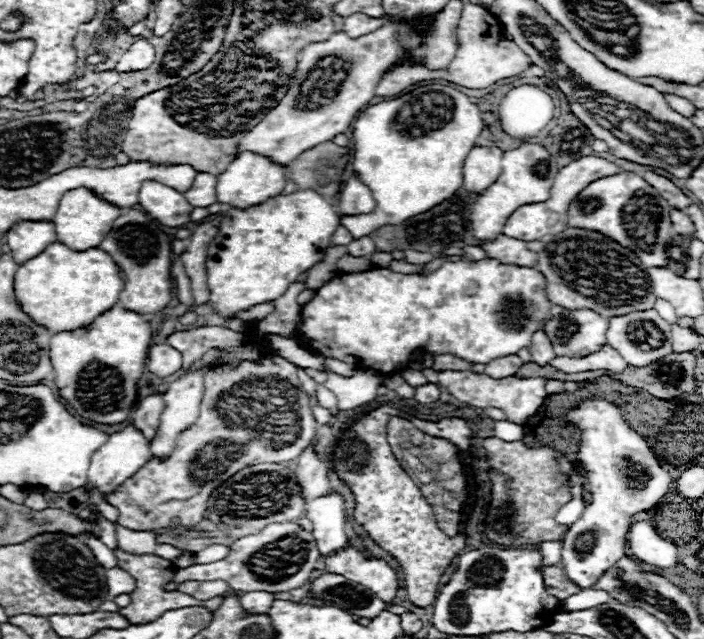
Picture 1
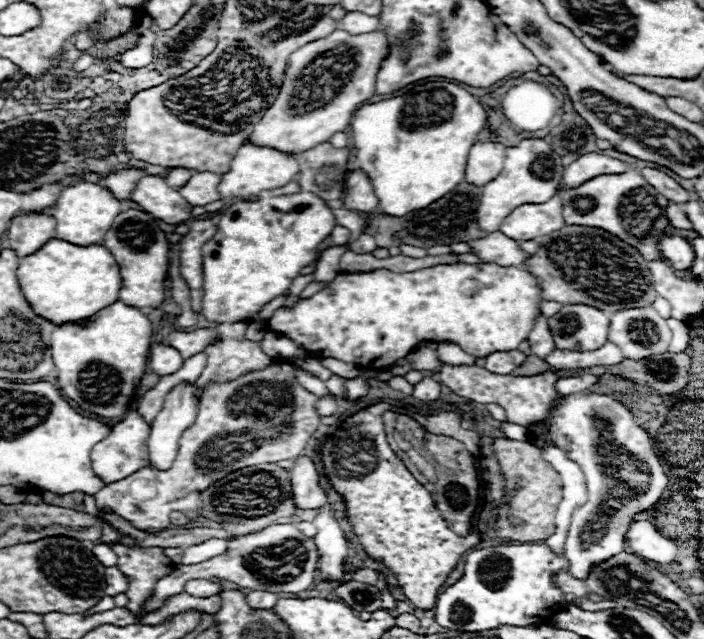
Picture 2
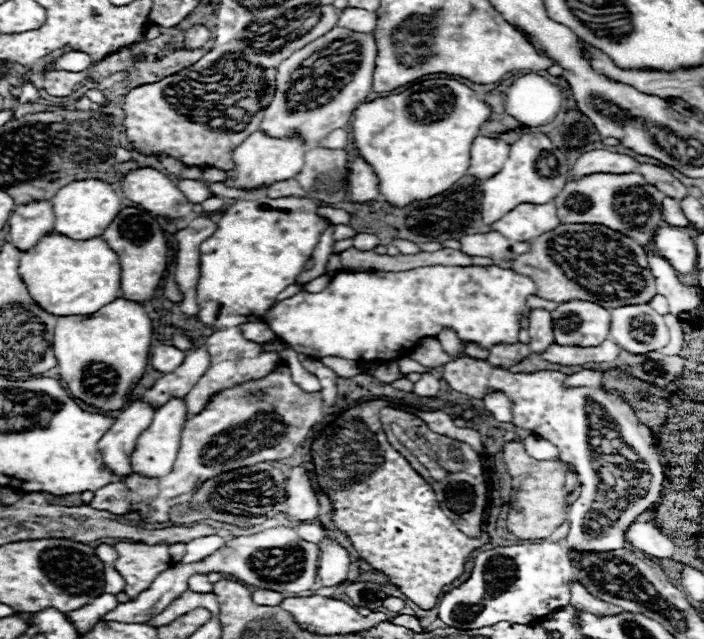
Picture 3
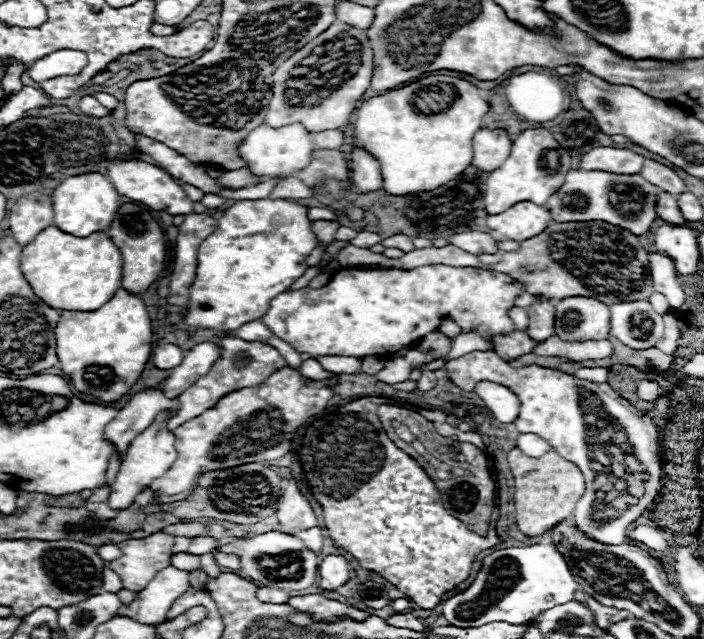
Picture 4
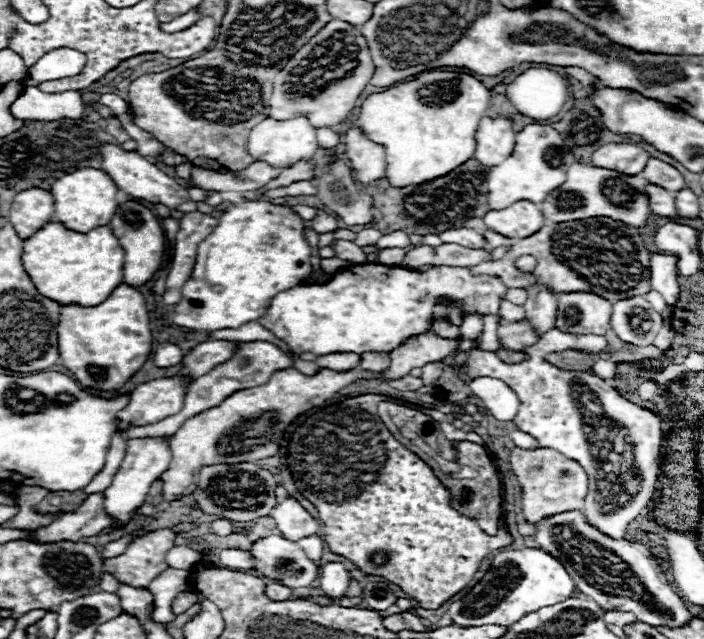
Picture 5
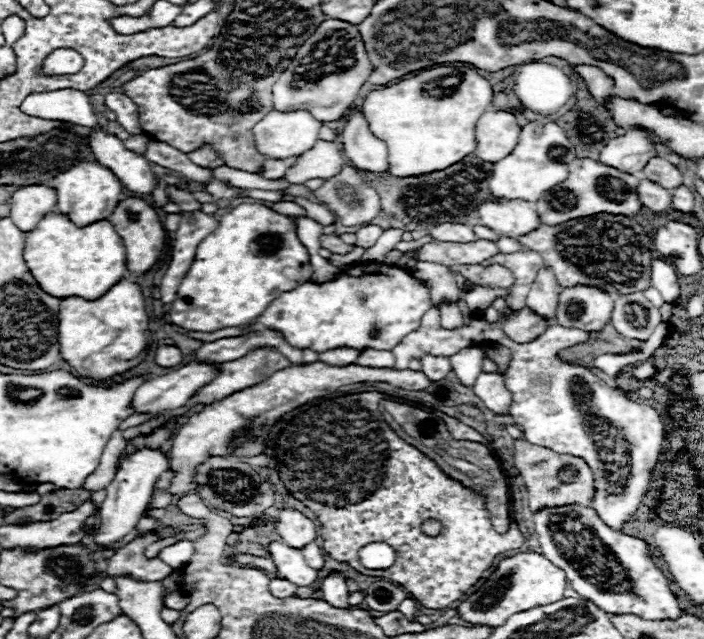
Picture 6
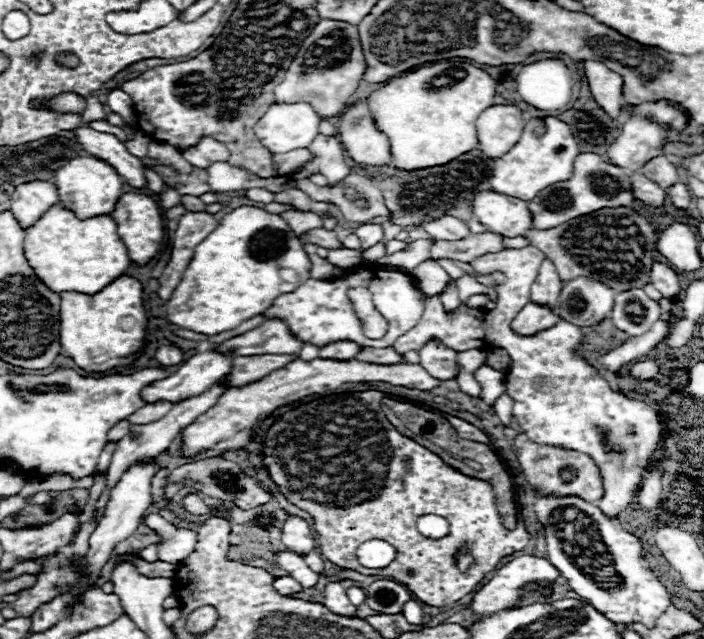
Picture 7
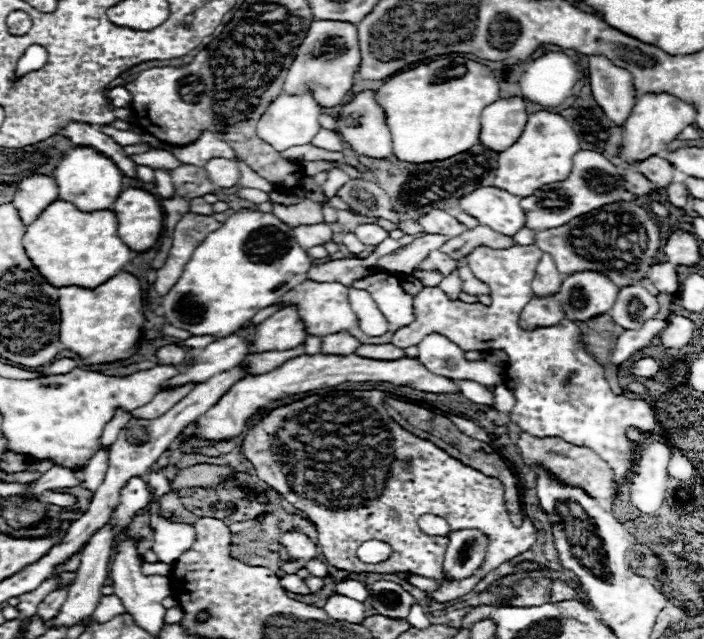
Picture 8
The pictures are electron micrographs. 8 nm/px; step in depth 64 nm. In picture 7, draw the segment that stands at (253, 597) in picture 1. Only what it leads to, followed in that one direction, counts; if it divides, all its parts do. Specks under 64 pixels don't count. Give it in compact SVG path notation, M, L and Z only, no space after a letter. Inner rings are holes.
M282 576L282 578L276 578L274 580L274 590L278 590L278 594L282 594L282 596L290 596L294 592L300 592L302 586L294 578Z

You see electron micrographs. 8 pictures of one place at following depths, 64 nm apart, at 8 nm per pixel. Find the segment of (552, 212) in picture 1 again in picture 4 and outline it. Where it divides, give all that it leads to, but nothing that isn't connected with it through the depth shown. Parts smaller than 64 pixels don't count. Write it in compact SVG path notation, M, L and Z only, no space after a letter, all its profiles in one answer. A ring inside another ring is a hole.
M594 148L586 152L580 160L582 170L604 170L604 172L618 172L618 174L640 172L642 164L644 158L640 154L622 148ZM522 202L502 214L488 216L486 222L496 236L522 242L544 232L552 220L550 220L550 210L546 206Z

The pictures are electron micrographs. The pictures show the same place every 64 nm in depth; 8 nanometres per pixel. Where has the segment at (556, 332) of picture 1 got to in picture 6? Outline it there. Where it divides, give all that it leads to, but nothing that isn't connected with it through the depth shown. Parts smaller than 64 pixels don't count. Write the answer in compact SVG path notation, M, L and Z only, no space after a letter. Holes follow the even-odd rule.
M574 286L560 292L556 322L566 328L600 332L614 308L614 298L592 286Z

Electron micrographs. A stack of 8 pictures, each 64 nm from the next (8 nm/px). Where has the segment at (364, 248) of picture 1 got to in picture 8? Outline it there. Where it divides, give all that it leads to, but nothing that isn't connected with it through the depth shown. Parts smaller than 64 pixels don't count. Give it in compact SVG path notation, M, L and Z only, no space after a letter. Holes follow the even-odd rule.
M362 224L354 230L354 234L358 236L358 240L362 240L362 244L366 246L376 246L382 240L388 238L388 232L384 228L380 228L378 224Z

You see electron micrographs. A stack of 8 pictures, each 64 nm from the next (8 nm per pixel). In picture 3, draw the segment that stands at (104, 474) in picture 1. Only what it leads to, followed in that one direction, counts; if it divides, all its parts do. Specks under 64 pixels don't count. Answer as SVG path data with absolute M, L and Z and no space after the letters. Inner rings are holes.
M142 400L130 402L112 428L98 442L98 450L102 454L102 466L106 466L116 478L122 478L132 472L130 456L136 450L136 438L146 432L150 426L154 410L146 406Z

